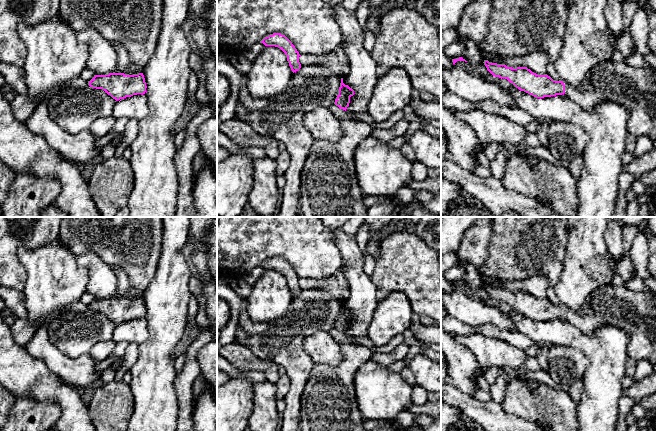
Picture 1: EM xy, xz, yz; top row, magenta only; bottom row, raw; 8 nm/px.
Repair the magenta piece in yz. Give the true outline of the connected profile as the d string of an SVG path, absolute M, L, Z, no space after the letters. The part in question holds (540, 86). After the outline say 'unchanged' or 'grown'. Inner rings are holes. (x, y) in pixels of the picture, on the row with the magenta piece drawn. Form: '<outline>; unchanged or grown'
M611 59L597 64L588 71L580 87L571 87L559 80L553 80L547 74L539 75L527 67L508 67L484 60L487 70L495 77L505 78L516 88L536 98L551 97L564 94L565 97L578 104L586 111L593 111L605 100L622 104L629 111L627 121L628 133L656 139L656 79L649 68L634 68L628 62L613 62Z; grown

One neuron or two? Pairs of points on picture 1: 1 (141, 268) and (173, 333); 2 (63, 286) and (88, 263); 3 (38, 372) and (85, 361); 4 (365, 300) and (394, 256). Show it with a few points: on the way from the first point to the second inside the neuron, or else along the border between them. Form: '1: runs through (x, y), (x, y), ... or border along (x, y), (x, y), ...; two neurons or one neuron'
1: border along (158, 261), (156, 272), (151, 282), (142, 292); two neurons
2: border along (77, 258), (77, 263), (87, 273), (86, 290); two neurons
3: border along (30, 355), (40, 359), (51, 371), (68, 383); two neurons
4: border along (370, 277), (376, 289), (376, 299), (378, 301); two neurons

